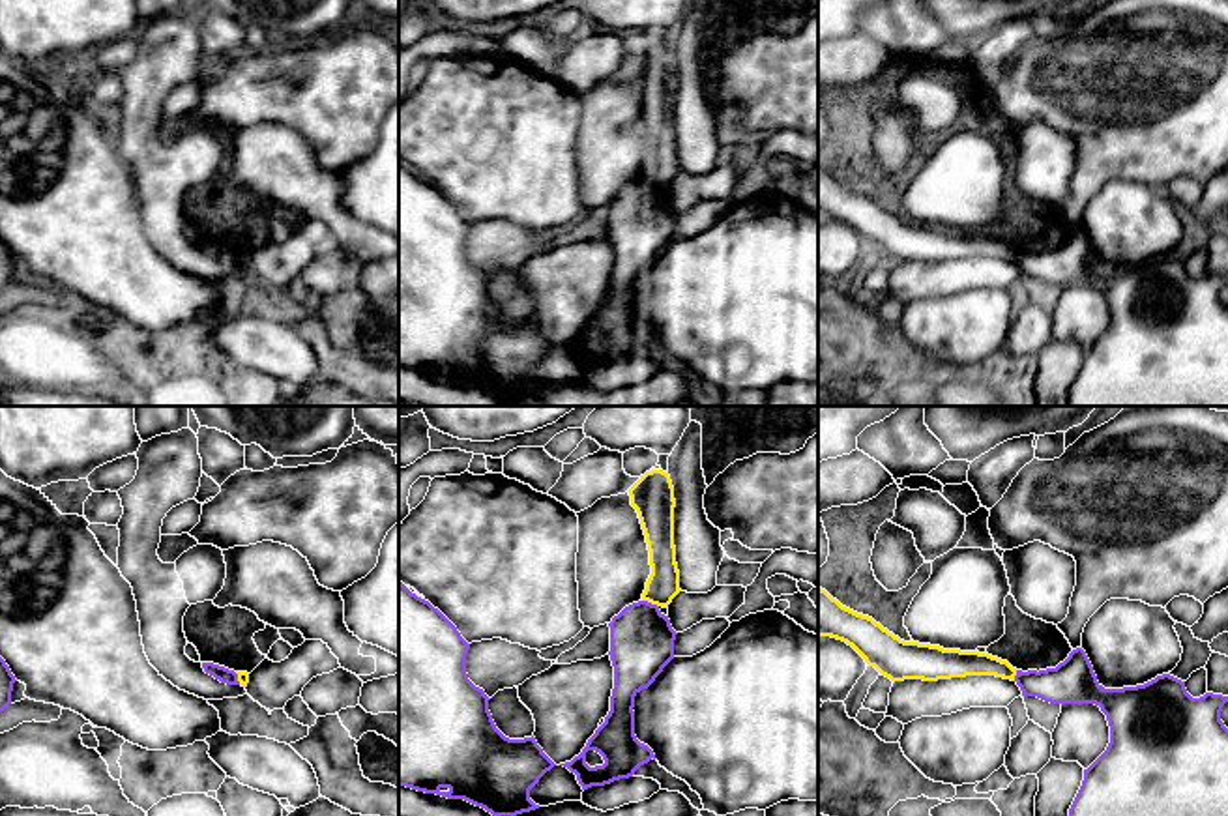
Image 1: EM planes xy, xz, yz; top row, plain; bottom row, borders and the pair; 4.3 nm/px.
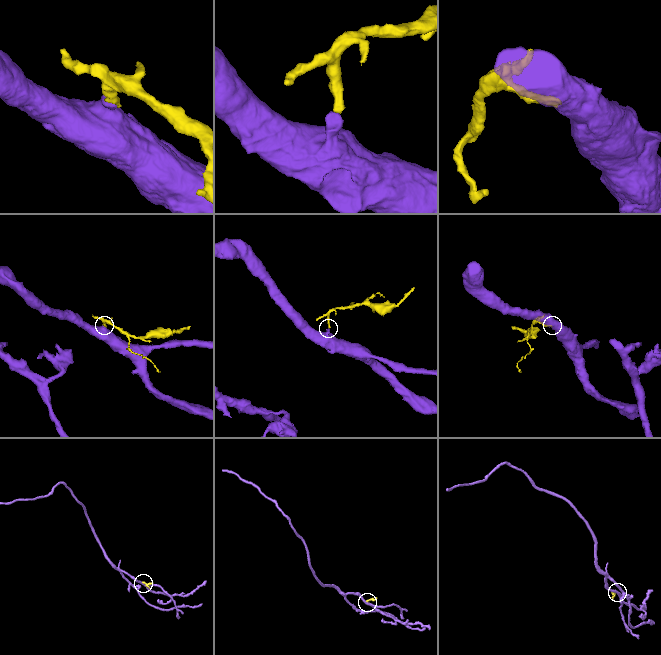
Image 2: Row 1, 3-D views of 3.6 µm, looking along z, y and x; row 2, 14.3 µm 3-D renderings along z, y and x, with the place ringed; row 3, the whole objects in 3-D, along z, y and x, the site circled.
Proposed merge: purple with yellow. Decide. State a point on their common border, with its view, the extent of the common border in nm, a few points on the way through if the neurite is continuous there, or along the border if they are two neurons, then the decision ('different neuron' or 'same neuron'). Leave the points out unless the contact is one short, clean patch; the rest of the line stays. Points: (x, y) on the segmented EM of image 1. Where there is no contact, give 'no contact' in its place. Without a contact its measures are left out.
contact xz (650, 603); length 80 nm; border xz (643, 599), (657, 607); different neuron

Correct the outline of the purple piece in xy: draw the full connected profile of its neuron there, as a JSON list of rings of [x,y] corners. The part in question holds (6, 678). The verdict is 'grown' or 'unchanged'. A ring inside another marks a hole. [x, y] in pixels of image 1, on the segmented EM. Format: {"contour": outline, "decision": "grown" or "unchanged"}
{"contour": [[[0,657],[0,711],[9,707],[11,704],[11,691],[15,683],[15,676],[11,674],[9,666],[6,661]]], "decision": "unchanged"}

